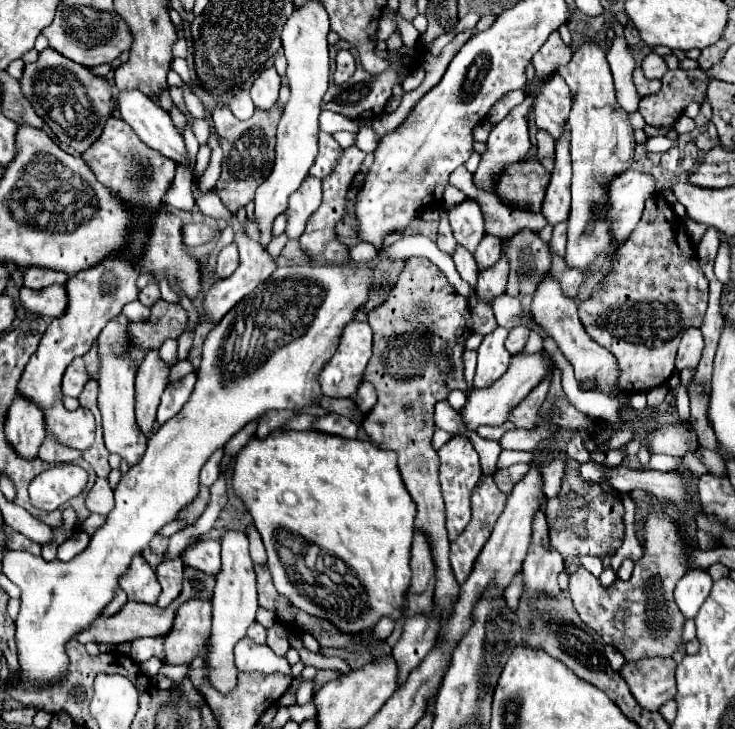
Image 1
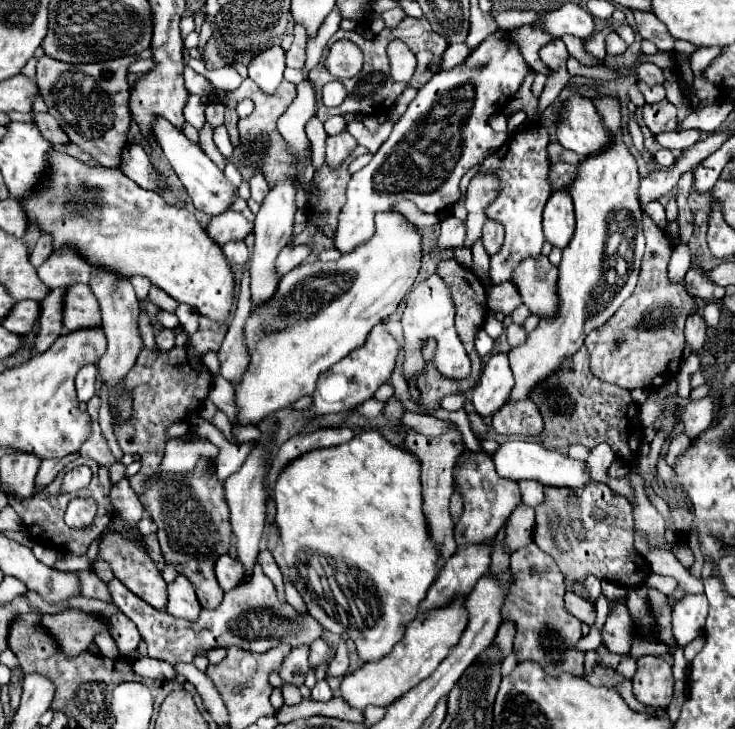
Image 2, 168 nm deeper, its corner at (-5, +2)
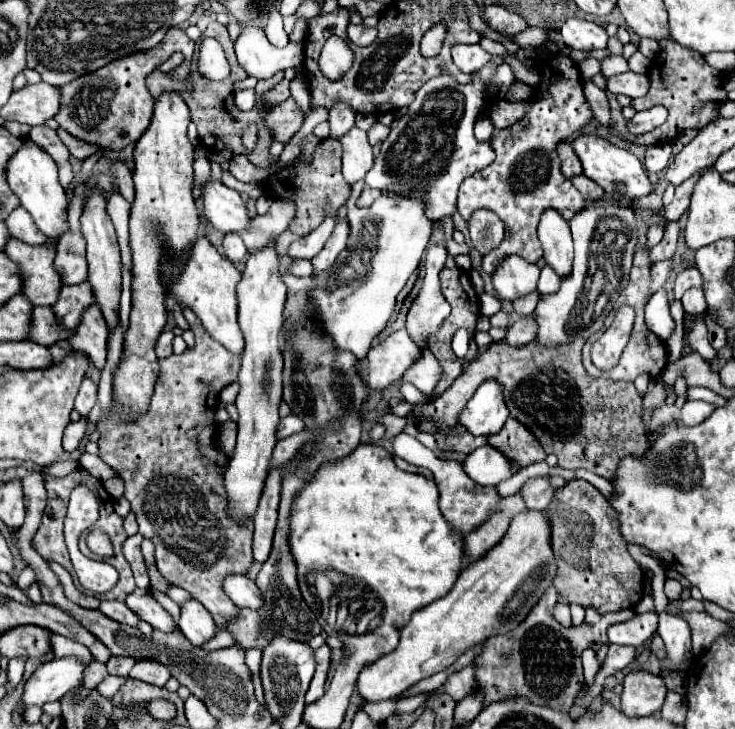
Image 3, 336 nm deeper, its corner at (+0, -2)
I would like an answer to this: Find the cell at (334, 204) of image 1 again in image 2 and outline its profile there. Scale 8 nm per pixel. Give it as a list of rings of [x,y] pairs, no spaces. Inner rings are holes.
[[[347,131],[337,137],[327,137],[327,161],[325,163],[331,169],[339,167],[353,153],[355,147],[357,147],[357,141]]]

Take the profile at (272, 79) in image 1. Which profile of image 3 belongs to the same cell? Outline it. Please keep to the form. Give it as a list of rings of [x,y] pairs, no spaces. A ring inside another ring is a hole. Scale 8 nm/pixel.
[[[256,25],[244,27],[234,49],[240,67],[256,79],[268,79],[276,71],[300,67],[304,61],[304,47],[300,43],[288,43],[284,49],[276,49]]]

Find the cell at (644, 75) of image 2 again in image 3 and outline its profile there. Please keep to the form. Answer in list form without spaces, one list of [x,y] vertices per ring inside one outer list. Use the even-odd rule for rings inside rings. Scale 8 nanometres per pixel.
[[[626,71],[626,73],[620,73],[620,75],[614,75],[610,81],[608,81],[608,91],[612,95],[628,95],[630,99],[636,99],[636,97],[642,97],[648,93],[648,77],[646,75],[638,75],[638,73],[632,73],[632,71]]]

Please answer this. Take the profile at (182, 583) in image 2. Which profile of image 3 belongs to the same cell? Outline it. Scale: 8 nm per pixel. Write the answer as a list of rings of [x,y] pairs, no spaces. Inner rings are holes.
[[[190,599],[186,605],[182,605],[182,615],[178,621],[180,631],[188,637],[192,645],[204,645],[216,635],[216,623],[212,615],[204,609],[202,603]]]

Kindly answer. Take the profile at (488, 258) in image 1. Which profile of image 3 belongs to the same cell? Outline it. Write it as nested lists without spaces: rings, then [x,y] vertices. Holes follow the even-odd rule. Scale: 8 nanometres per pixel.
[[[478,209],[474,215],[470,215],[468,231],[472,247],[480,255],[486,255],[492,247],[498,247],[498,243],[504,239],[504,223],[498,219],[498,215],[486,209]]]

